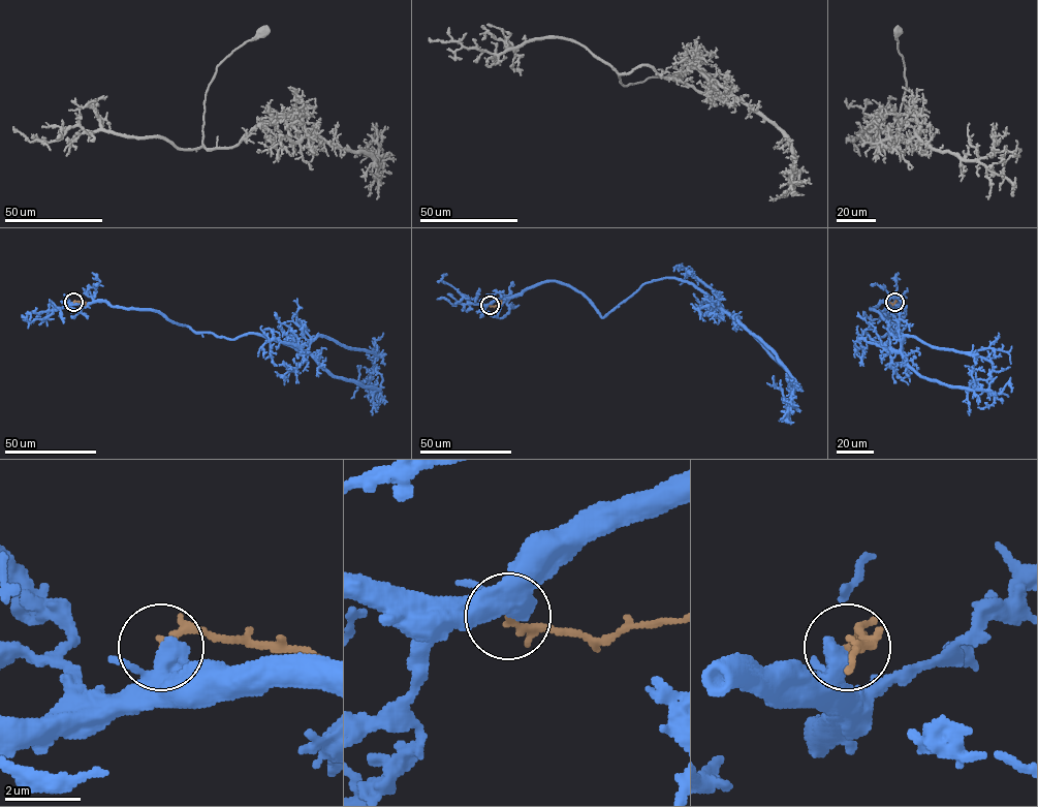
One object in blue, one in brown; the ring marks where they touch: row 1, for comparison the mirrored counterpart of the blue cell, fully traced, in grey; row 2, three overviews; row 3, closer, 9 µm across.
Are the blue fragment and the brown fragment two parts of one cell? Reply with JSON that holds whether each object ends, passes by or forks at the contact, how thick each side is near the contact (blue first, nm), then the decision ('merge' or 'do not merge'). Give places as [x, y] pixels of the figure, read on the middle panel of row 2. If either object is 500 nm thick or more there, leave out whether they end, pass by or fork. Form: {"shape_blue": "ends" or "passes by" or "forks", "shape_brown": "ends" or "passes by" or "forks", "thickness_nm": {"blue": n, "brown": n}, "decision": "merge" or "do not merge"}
{"shape_blue": "passes by", "shape_brown": "ends", "thickness_nm": {"blue": 420, "brown": 220}, "decision": "do not merge"}

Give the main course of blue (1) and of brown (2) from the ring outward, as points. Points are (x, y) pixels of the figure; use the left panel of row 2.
1: (73, 302), (304, 350), (329, 337), (377, 355), (368, 379), (358, 365)
2: (73, 302), (86, 302)

